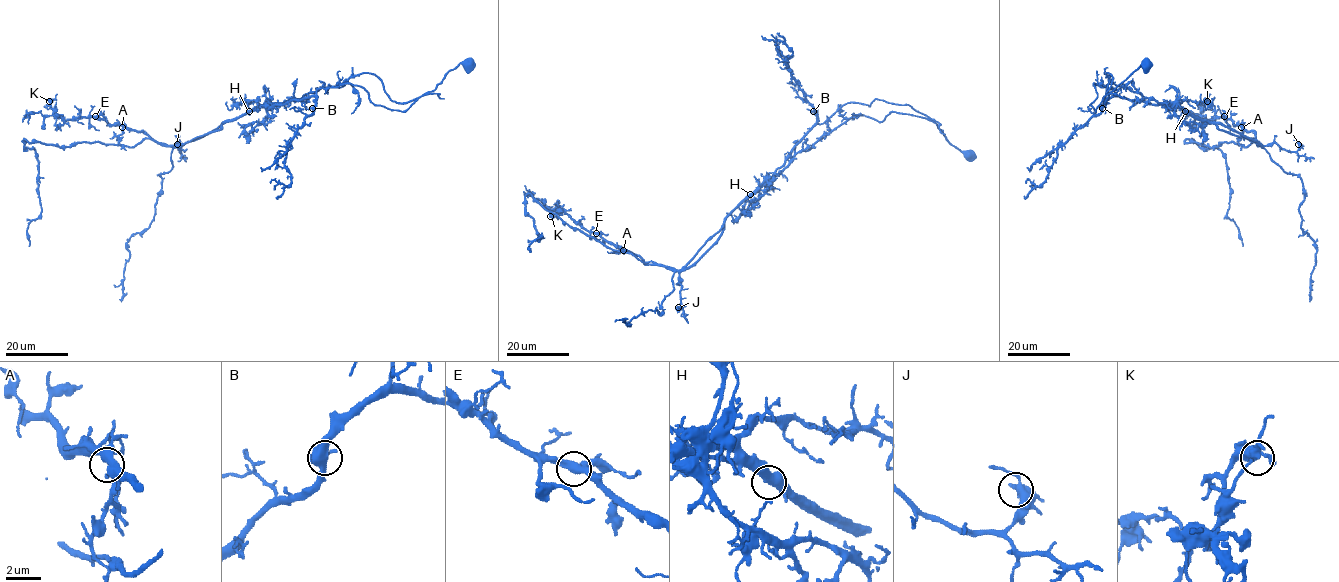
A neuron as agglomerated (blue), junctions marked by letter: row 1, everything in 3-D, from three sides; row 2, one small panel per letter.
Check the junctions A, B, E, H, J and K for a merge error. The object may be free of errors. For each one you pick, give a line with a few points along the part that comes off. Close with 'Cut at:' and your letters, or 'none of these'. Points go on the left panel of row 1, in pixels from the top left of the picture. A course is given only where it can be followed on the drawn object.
H: course (249, 112), (175, 145), (24, 139), (38, 159), (42, 210), (27, 229), (28, 246)
Cut at: H

